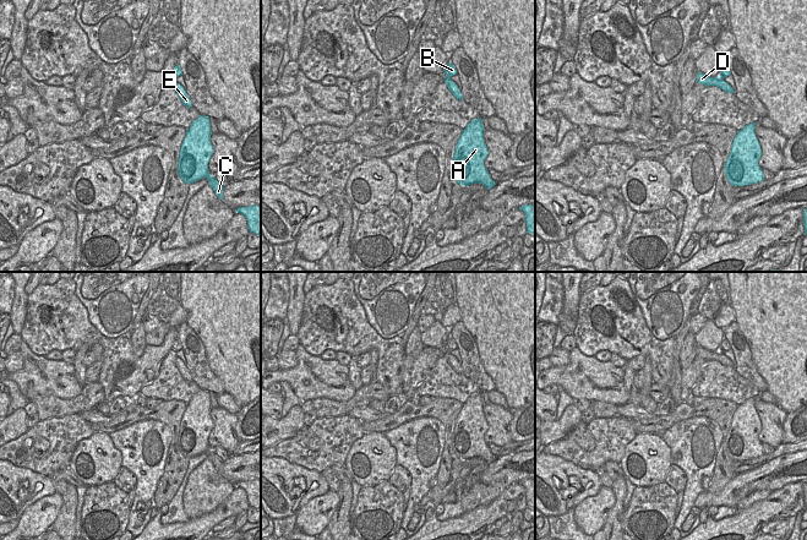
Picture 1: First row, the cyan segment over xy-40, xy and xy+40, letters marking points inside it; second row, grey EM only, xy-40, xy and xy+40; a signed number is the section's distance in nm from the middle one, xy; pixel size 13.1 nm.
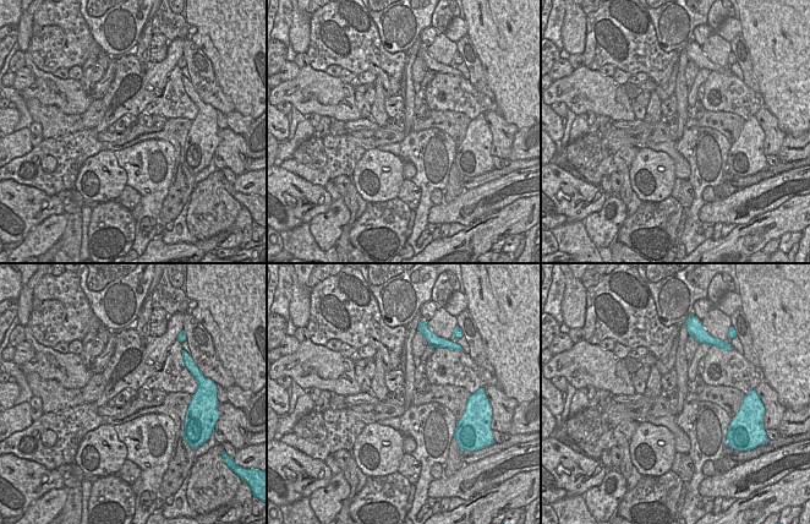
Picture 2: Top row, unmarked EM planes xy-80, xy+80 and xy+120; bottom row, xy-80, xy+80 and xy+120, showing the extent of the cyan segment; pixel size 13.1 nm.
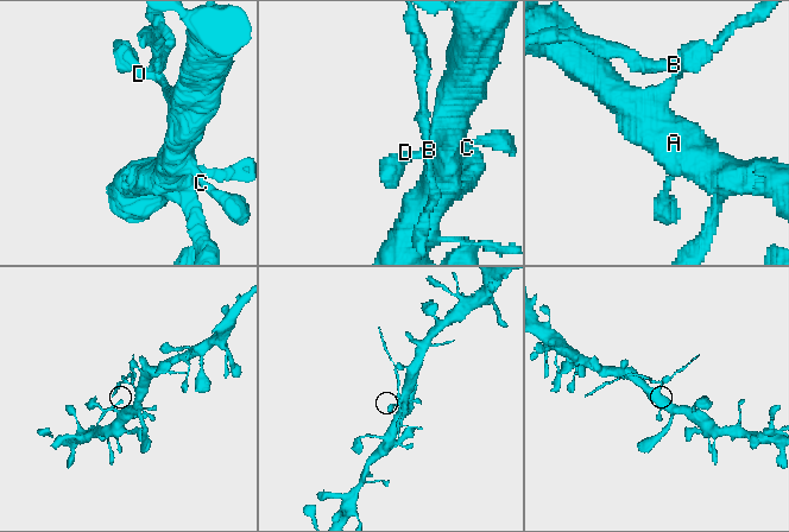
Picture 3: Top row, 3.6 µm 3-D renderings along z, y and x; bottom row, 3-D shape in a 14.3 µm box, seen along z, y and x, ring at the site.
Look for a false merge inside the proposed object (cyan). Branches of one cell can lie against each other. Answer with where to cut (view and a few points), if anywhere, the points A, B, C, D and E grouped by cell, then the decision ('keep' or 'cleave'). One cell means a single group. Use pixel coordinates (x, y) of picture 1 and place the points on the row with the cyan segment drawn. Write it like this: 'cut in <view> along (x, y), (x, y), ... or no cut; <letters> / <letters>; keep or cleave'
cut in xy along (446, 75), (448, 77); A C D E / B; cleave

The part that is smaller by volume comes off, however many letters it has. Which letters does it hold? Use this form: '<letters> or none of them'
B

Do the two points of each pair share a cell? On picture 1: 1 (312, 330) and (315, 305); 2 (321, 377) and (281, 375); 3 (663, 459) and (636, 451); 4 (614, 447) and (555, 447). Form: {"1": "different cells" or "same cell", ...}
{"1": "same cell", "2": "same cell", "3": "same cell", "4": "same cell"}

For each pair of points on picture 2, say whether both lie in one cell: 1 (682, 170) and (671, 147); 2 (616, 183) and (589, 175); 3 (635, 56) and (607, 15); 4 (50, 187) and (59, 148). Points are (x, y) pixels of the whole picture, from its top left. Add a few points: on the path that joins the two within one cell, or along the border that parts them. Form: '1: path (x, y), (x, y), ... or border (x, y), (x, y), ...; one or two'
1: path (682, 164), (673, 153); one
2: border (617, 172), (608, 175); two
3: path (631, 47), (617, 25); one
4: path (58, 178), (63, 173), (63, 158); one

